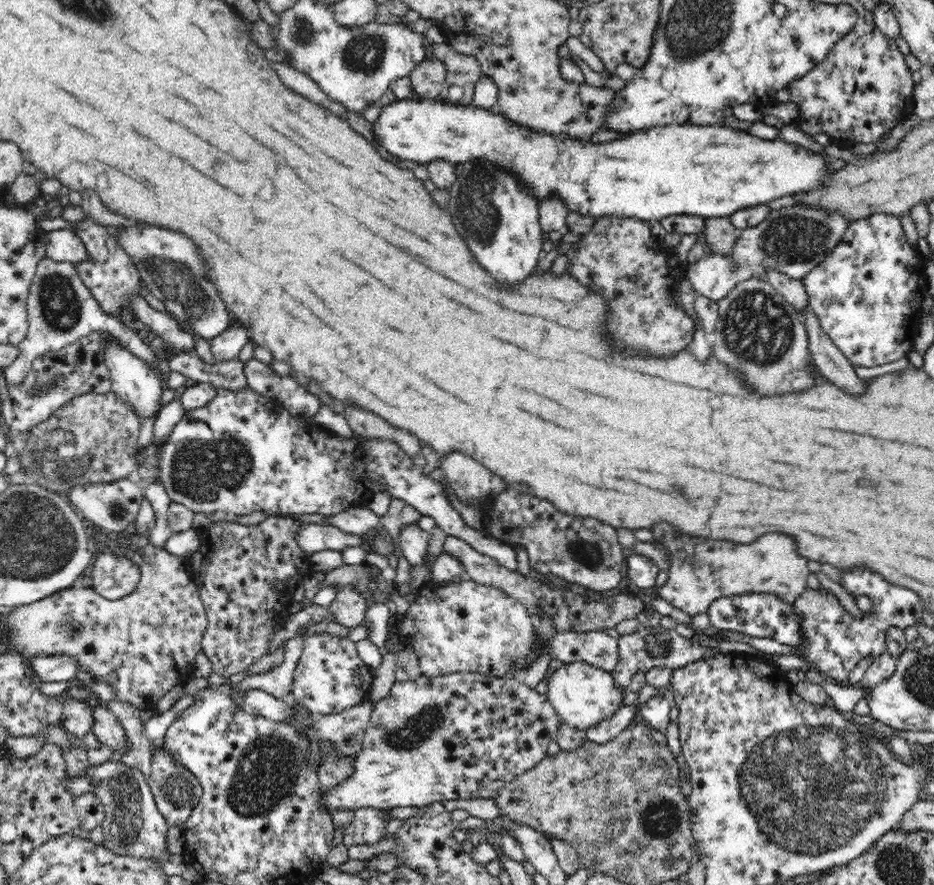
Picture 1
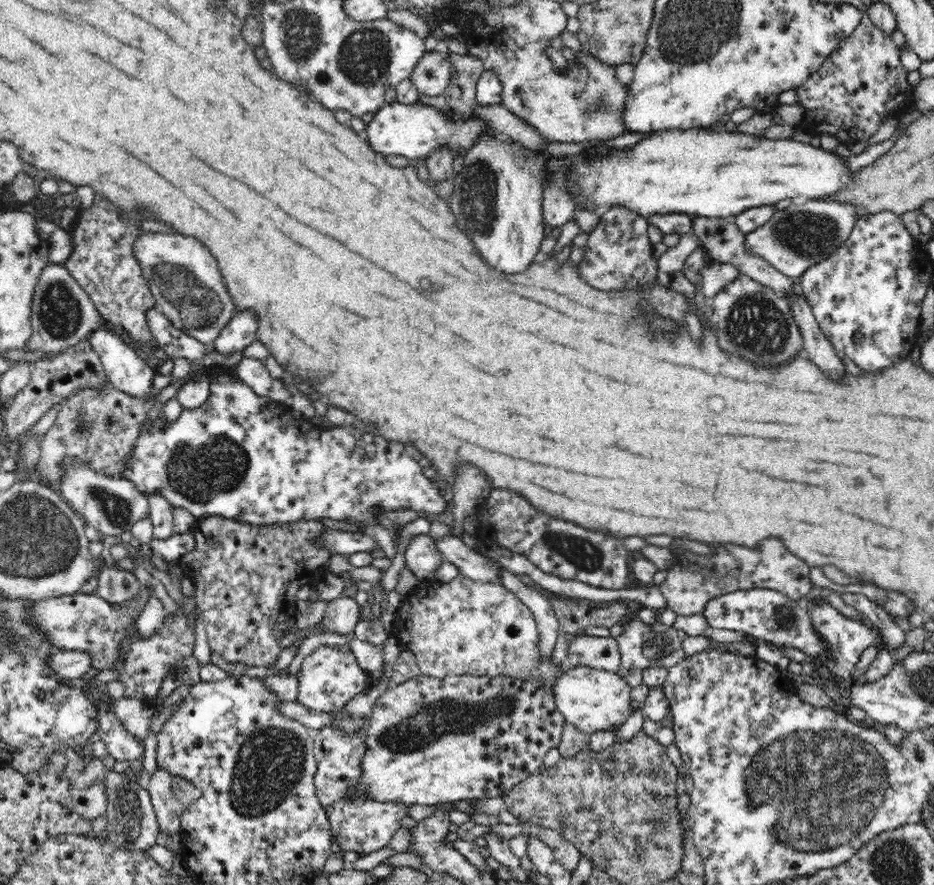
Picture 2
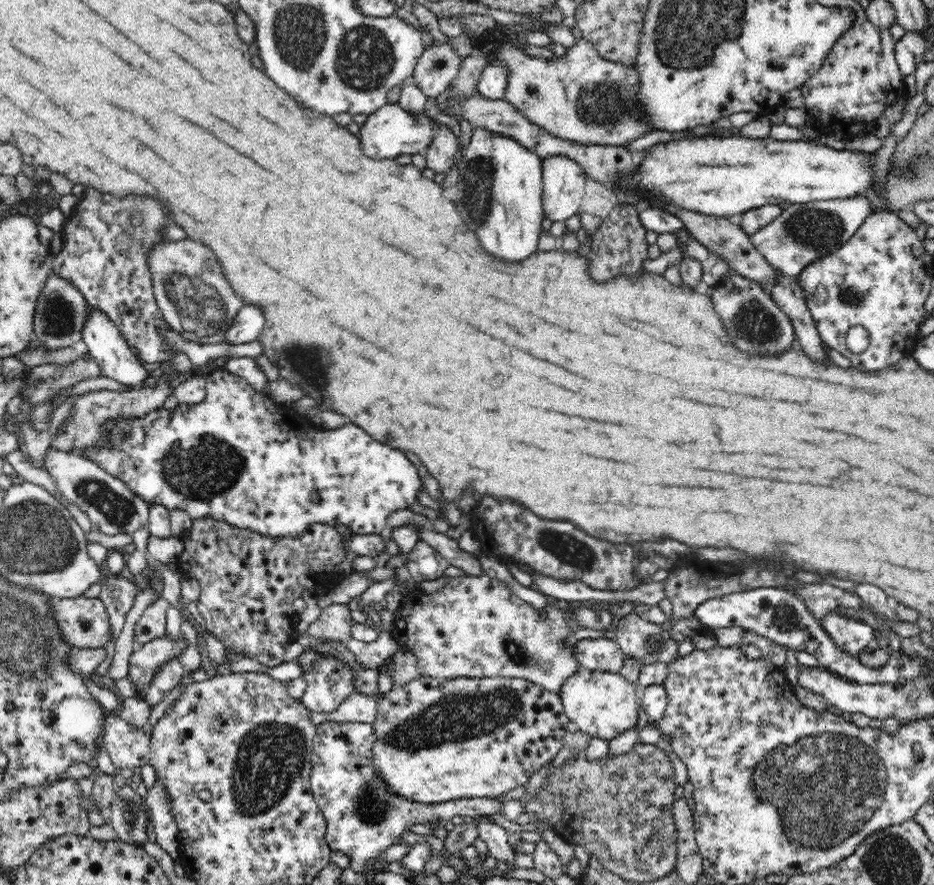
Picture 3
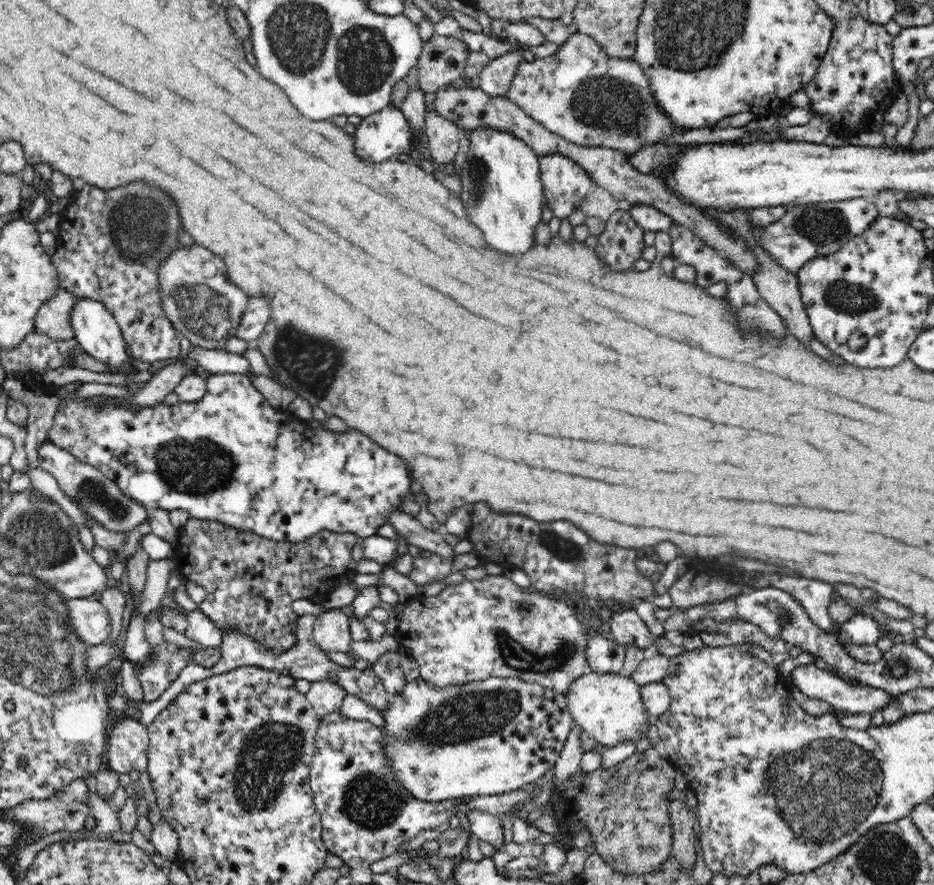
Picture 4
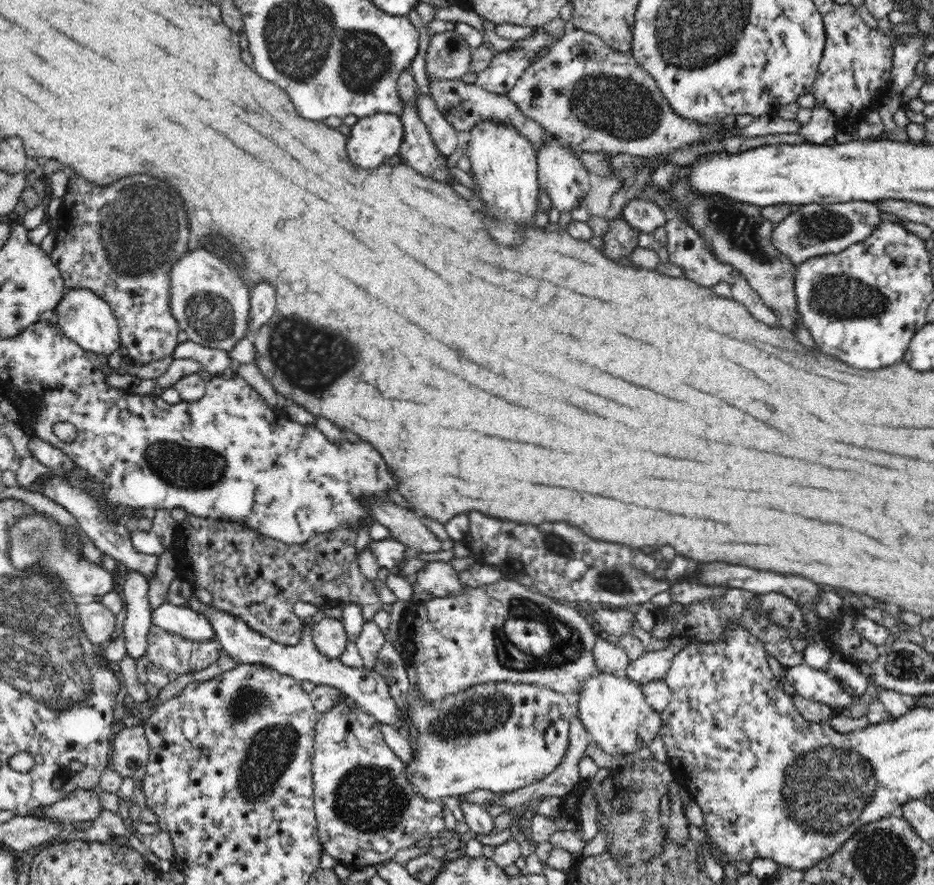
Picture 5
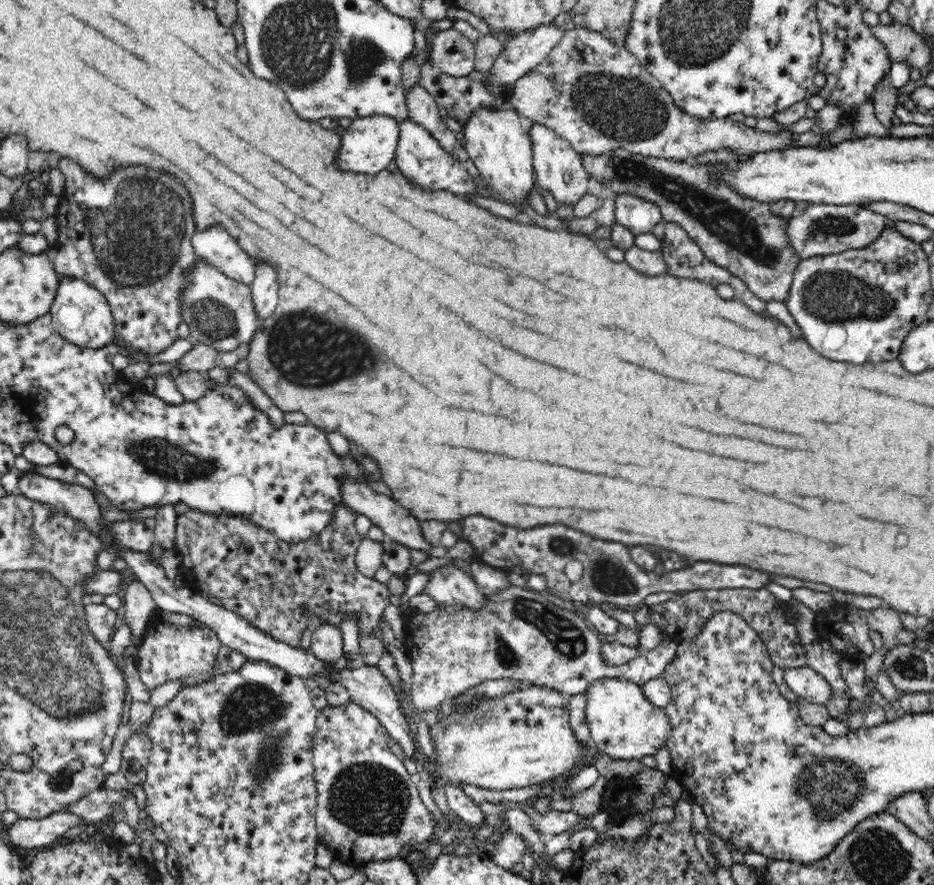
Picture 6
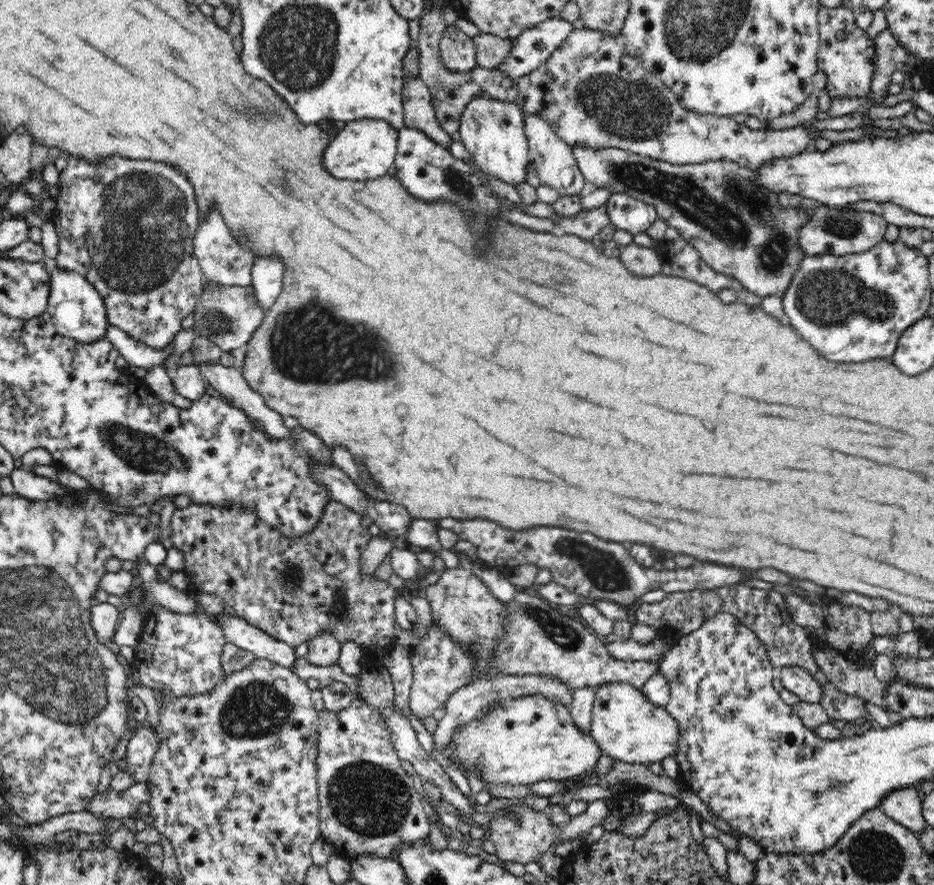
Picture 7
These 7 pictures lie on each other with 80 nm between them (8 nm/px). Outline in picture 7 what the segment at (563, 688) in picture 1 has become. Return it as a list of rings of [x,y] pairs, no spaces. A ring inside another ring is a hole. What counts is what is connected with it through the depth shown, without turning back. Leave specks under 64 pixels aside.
[[[612,683],[597,687],[591,710],[590,731],[602,754],[630,764],[662,764],[664,758],[675,758],[679,749],[678,721],[665,709],[653,705],[641,689],[626,683]]]

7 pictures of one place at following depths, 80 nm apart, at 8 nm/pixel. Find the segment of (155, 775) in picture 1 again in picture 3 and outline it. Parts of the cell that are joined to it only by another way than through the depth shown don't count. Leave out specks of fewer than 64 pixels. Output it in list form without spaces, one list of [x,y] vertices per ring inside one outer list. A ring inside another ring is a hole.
[[[157,782],[147,792],[146,803],[152,811],[150,820],[156,834],[155,842],[172,859],[181,860],[181,841],[178,829],[176,828],[176,821],[172,817],[169,803],[164,798],[166,798],[166,791]]]

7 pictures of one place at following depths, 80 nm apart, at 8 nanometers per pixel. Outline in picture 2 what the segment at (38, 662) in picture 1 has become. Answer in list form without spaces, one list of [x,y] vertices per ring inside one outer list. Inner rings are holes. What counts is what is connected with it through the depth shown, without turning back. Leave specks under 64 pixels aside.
[[[58,650],[49,657],[50,669],[56,675],[64,677],[64,679],[83,679],[85,681],[88,672],[94,666],[94,659],[91,655],[88,652],[80,652],[79,650]]]

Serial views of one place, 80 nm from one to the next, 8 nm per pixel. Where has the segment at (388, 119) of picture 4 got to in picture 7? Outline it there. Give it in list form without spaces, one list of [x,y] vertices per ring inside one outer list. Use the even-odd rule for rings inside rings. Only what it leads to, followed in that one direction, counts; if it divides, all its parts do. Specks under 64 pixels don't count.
[[[384,120],[350,121],[324,148],[324,168],[340,180],[379,180],[395,164],[398,133]]]

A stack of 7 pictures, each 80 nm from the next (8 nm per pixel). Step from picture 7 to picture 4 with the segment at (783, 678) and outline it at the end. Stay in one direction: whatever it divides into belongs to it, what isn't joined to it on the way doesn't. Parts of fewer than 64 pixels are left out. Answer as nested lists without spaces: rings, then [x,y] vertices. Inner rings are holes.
[[[812,664],[796,665],[788,681],[793,683],[795,688],[800,690],[802,694],[813,699],[828,702],[828,704],[832,706],[833,711],[839,715],[860,714],[861,712],[872,714],[872,712],[876,712],[876,710],[883,710],[891,696],[891,694],[886,691],[882,691],[873,686],[853,683],[836,673],[820,670],[820,668]]]

